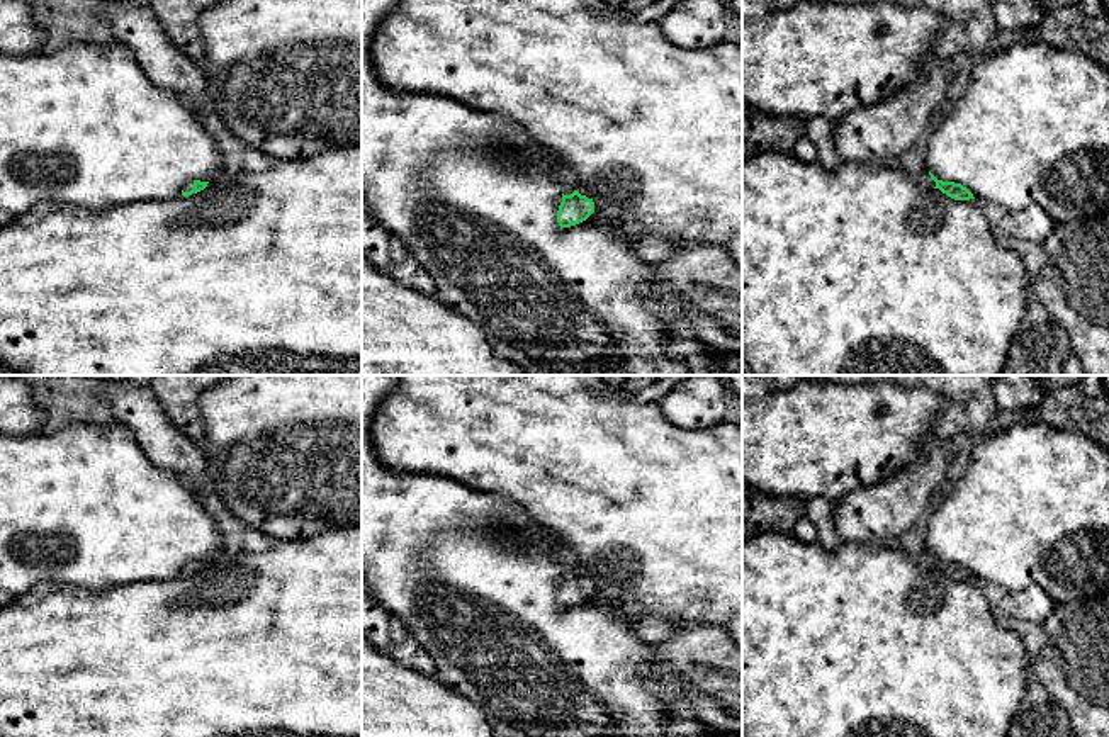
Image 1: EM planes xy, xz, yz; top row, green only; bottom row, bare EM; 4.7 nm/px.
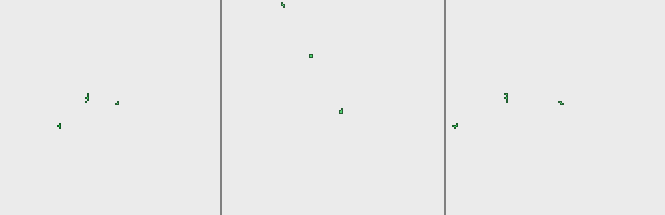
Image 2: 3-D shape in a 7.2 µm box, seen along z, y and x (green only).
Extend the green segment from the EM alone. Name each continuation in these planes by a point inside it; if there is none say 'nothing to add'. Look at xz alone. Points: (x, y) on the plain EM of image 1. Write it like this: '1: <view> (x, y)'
1: xz (568, 557)

